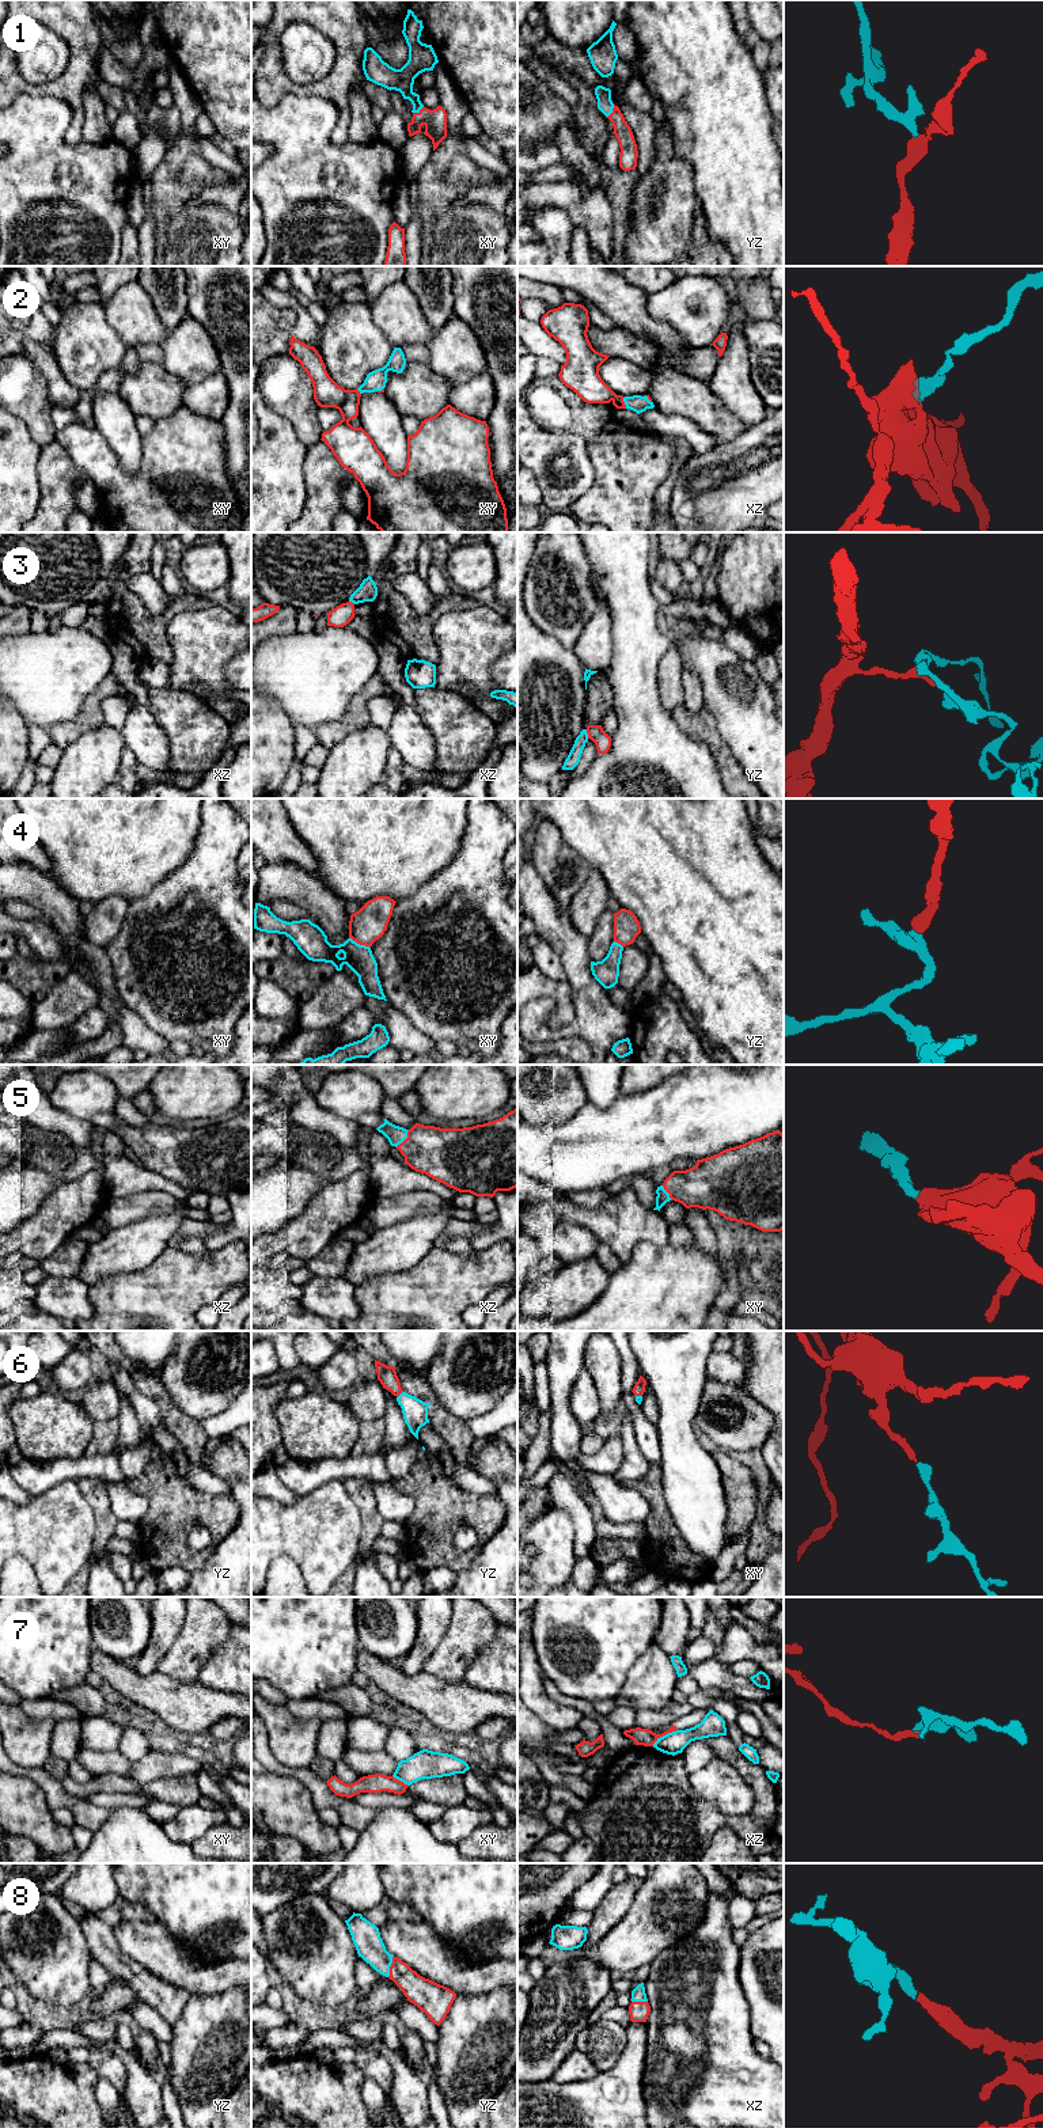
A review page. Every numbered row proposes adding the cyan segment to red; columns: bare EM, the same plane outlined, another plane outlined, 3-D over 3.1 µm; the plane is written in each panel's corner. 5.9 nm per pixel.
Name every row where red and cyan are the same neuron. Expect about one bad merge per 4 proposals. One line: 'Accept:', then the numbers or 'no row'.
Accept: 1, 2, 5, 6, 8

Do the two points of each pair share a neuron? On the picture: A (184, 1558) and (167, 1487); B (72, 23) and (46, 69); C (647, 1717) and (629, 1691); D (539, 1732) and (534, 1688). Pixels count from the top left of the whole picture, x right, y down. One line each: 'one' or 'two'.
A: one
B: two
C: two
D: two

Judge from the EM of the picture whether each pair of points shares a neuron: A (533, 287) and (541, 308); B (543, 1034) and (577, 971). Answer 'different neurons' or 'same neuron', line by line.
A: different neurons
B: same neuron

